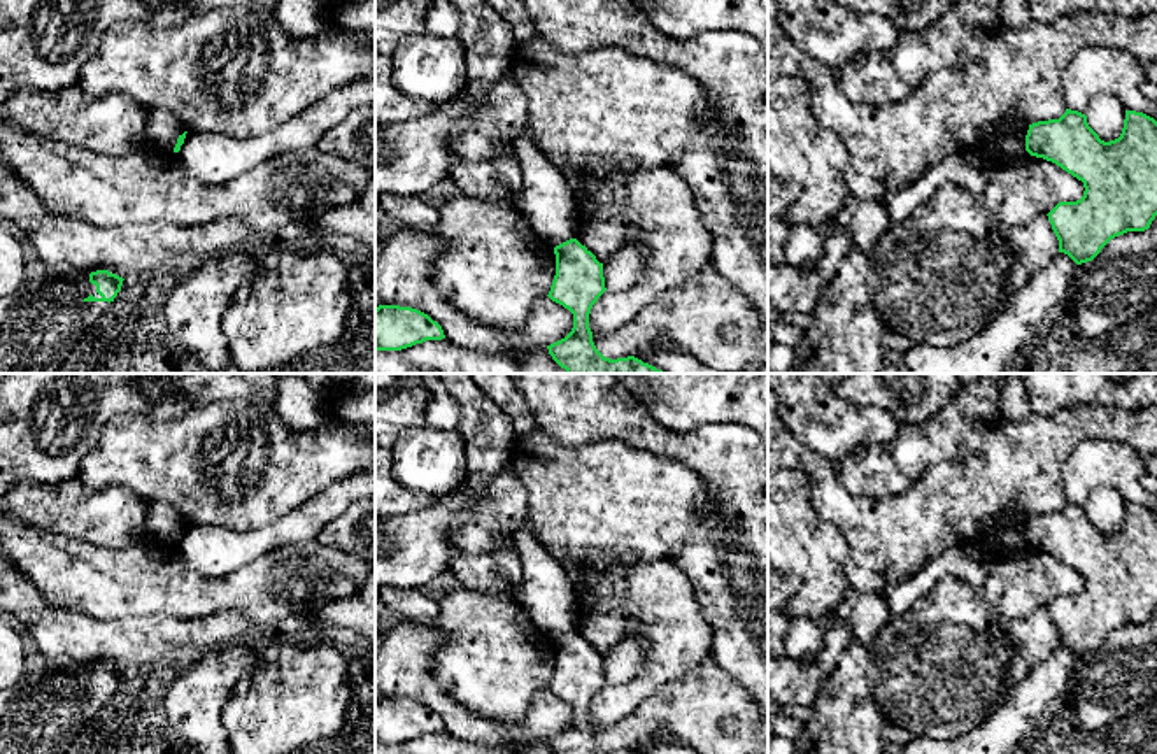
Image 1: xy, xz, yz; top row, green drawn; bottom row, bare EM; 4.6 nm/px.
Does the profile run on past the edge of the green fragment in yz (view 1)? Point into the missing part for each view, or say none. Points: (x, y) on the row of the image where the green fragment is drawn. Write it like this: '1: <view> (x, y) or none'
1: none

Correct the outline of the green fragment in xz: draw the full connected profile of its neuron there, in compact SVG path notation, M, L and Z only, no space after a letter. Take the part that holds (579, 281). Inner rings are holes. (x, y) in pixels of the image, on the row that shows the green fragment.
M577 238L556 245L554 254L556 275L547 296L573 314L573 328L547 345L552 359L566 373L666 373L635 356L610 359L596 349L589 314L607 291L603 263Z

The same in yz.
M1066 109L1059 119L1029 124L1026 151L1055 163L1083 182L1083 196L1059 202L1047 216L1059 240L1059 253L1076 265L1092 261L1115 237L1145 231L1157 216L1157 121L1143 112L1125 110L1118 139L1104 142L1089 126L1087 116Z

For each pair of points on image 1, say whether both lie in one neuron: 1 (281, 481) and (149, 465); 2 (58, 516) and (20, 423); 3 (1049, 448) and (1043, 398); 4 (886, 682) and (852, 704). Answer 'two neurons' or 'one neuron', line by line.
1: one neuron
2: two neurons
3: two neurons
4: two neurons

